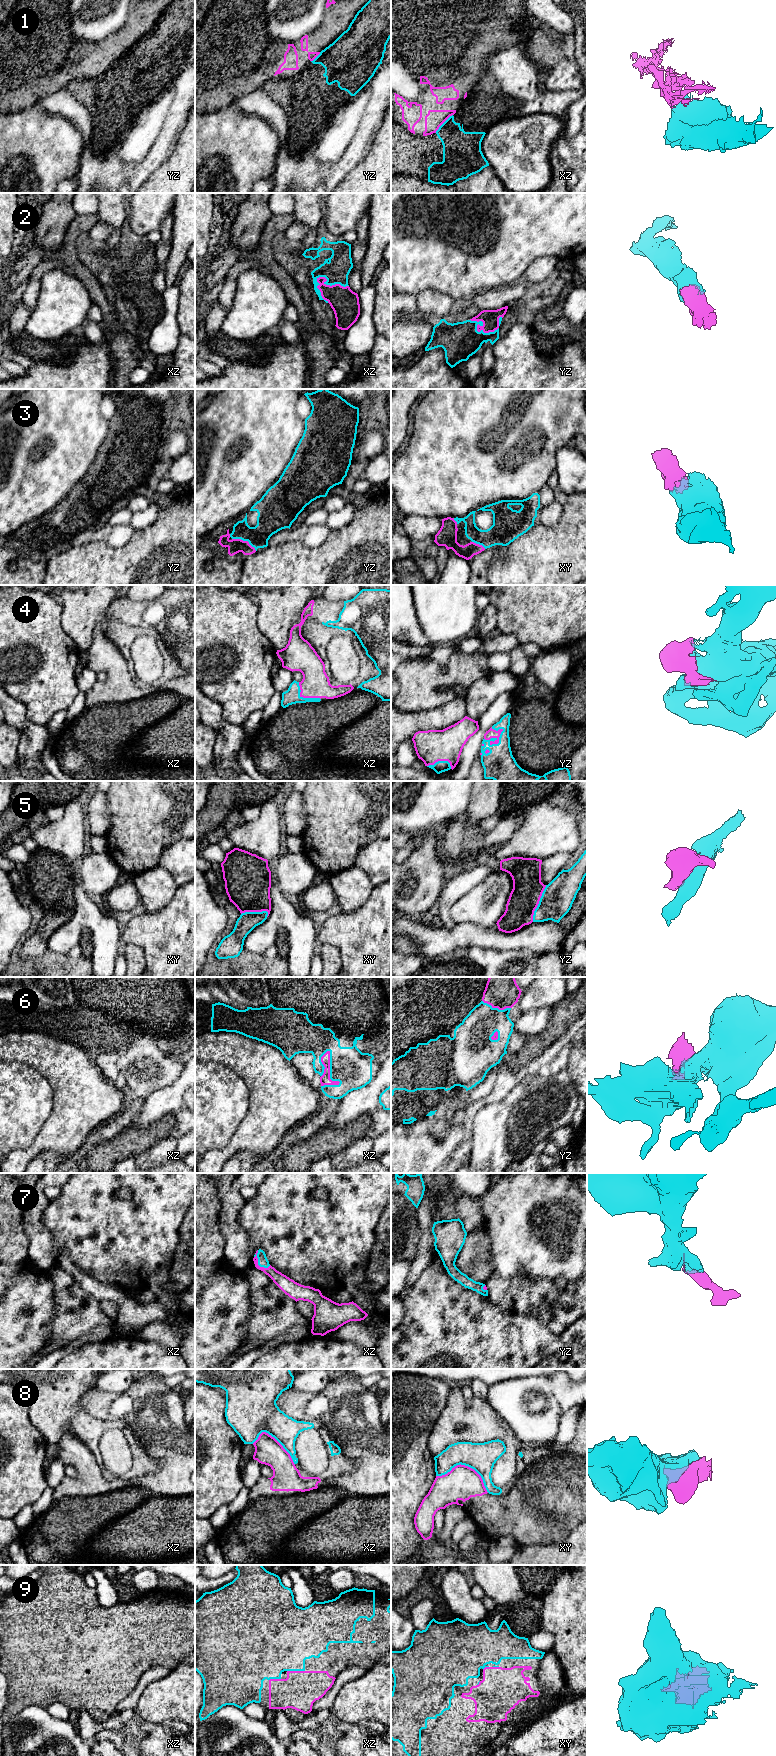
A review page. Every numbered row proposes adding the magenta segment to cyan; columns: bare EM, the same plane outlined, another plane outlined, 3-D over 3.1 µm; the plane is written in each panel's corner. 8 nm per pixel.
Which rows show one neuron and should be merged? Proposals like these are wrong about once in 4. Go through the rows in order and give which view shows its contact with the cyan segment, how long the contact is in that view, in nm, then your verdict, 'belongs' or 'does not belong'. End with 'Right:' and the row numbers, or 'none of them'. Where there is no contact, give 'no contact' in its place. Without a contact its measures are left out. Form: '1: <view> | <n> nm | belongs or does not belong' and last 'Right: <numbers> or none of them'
1: xz | 200 nm | does not belong
2: xz | 280 nm | belongs
3: yz | 220 nm | belongs
4: yz | 180 nm | belongs
5: yz | 320 nm | does not belong
6: xz | 300 nm | does not belong
7: xz | 170 nm | belongs
8: xy | 440 nm | does not belong
9: xz | 140 nm | belongs
Right: 2, 3, 4, 7, 9

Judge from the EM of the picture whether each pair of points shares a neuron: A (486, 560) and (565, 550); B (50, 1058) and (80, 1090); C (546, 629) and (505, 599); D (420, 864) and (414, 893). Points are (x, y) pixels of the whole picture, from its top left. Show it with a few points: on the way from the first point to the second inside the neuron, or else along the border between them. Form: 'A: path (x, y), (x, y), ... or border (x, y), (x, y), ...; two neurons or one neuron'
A: border (502, 547), (502, 551), (490, 564), (487, 574); two neurons
B: path (58, 1066), (74, 1082); one neuron
C: path (536, 619), (515, 599); one neuron
D: path (420, 871), (420, 879), (414, 886); one neuron

